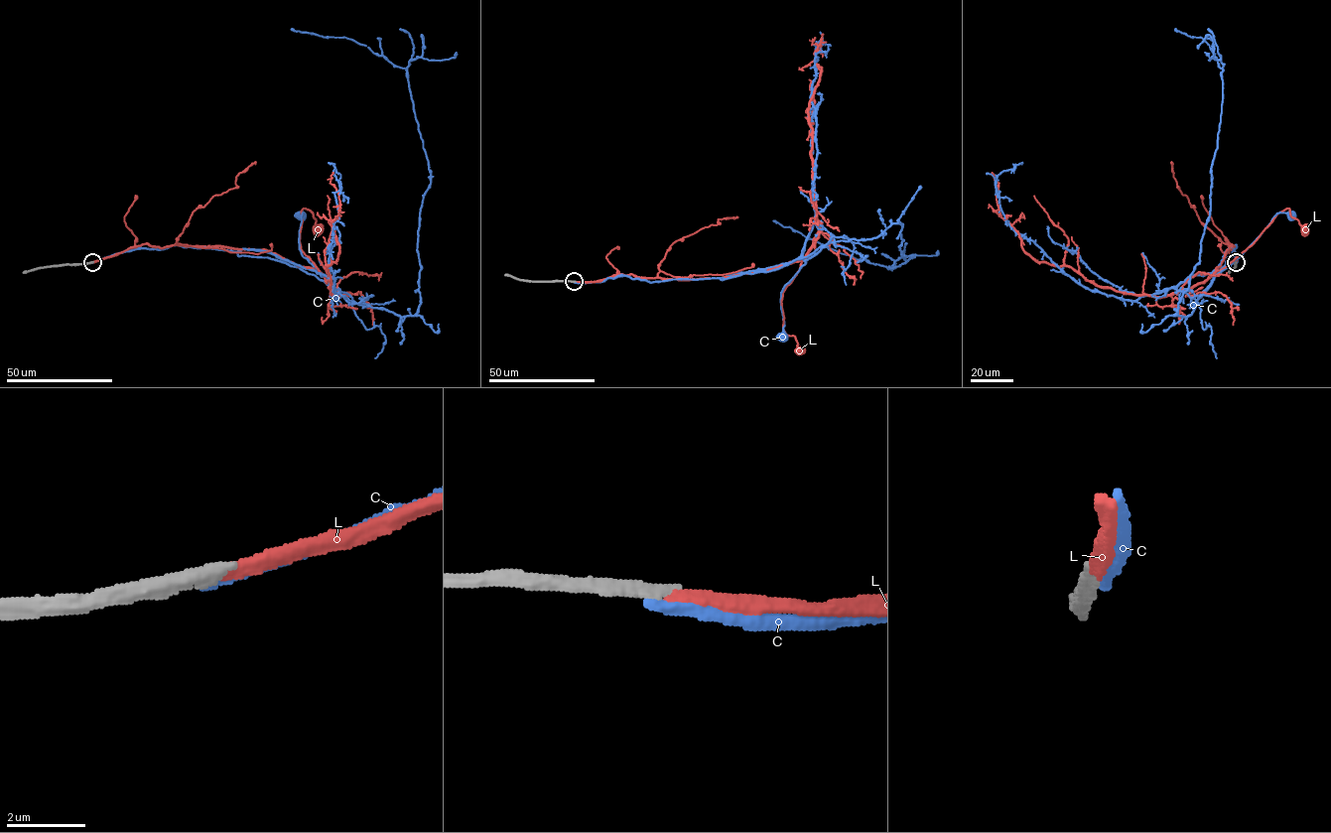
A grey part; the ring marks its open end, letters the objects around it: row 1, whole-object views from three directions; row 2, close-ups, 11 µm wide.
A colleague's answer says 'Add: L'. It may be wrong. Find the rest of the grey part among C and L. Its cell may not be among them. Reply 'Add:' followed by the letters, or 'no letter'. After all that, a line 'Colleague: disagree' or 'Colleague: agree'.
Add: L
Colleague: agree

